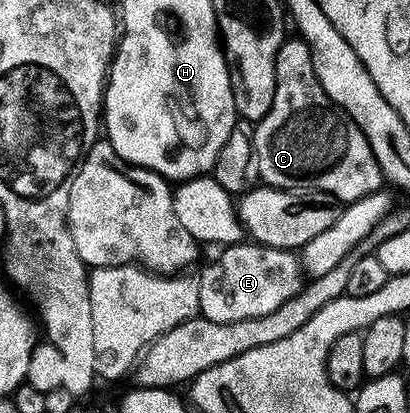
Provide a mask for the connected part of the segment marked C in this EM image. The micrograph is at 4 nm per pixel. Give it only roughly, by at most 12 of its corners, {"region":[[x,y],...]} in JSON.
{"region":[[309,46],[277,50],[254,125],[258,179],[350,202],[385,184],[321,90]]}

